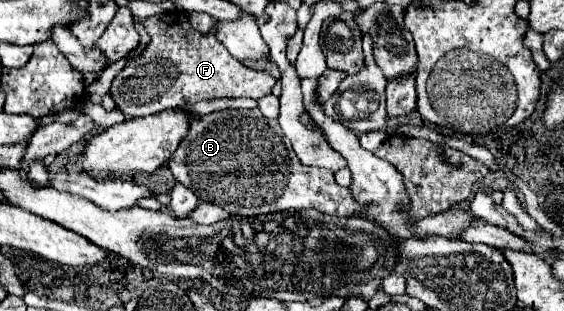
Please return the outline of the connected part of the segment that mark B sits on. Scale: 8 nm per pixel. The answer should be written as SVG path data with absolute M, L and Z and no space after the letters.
M226 109L210 115L200 115L190 119L190 131L186 139L178 145L174 155L168 159L168 169L174 179L184 187L190 187L200 201L218 203L230 211L230 215L256 217L286 209L318 209L326 215L336 217L356 217L362 207L354 201L346 187L340 187L334 181L334 173L318 167L306 167L294 155L290 141L282 135L282 129L276 119L266 119L260 109Z

